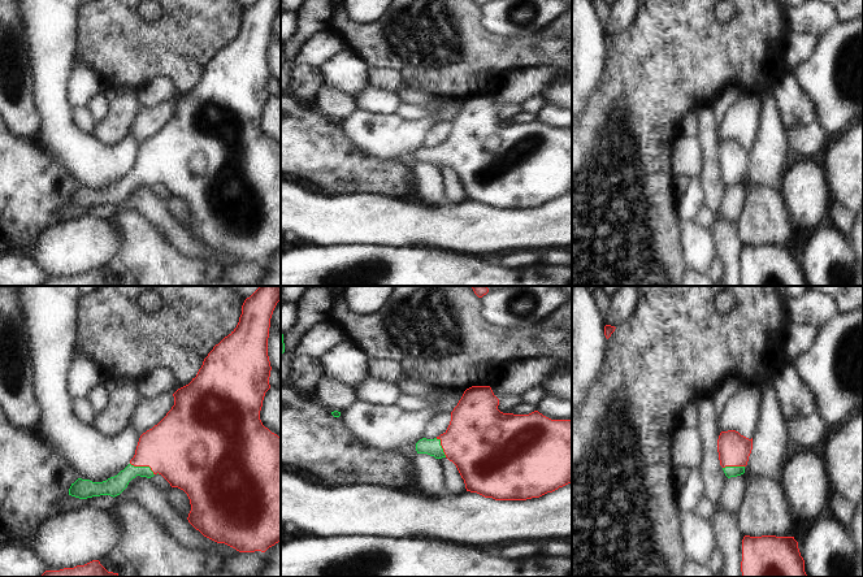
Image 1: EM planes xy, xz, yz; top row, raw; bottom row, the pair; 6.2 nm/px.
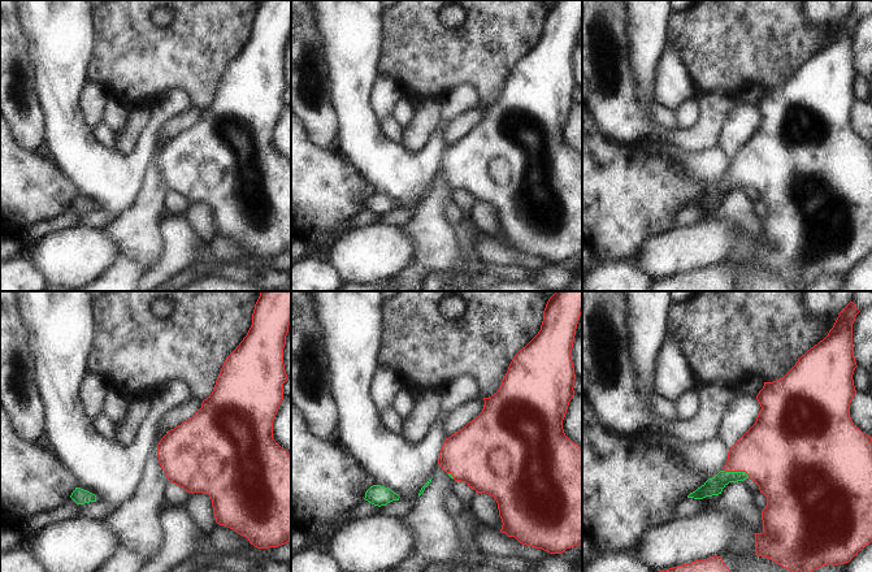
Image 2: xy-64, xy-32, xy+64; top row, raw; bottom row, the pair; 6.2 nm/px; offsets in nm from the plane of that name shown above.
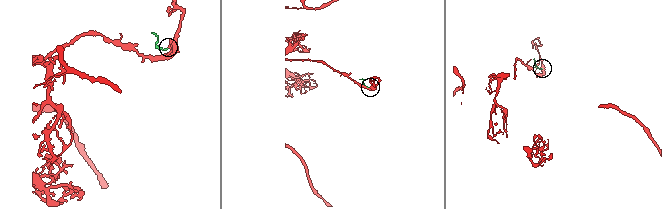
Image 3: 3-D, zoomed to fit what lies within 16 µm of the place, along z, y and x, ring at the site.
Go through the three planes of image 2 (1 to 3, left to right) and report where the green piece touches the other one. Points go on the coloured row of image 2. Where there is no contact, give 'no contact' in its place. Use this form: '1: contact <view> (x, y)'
1: no contact
2: contact xy-32 (451, 473)
3: contact xy+64 (737, 471)

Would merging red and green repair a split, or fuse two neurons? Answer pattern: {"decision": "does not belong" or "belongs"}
{"decision": "belongs"}

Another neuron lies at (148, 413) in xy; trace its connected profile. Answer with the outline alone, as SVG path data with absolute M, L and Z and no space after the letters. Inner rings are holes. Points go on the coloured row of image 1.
M160 394L151 400L139 400L130 424L142 435L157 425L174 405L173 394Z

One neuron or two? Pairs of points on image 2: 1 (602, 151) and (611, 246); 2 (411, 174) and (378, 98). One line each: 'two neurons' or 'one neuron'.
1: one neuron
2: two neurons

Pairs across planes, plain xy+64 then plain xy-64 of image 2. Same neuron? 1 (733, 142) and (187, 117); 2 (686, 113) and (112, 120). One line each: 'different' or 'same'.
1: same
2: same

